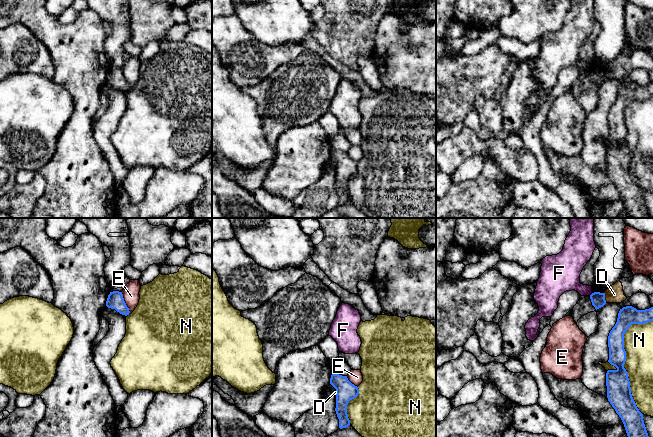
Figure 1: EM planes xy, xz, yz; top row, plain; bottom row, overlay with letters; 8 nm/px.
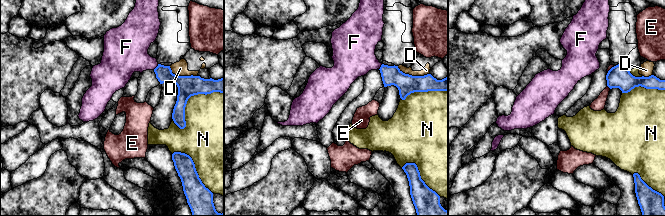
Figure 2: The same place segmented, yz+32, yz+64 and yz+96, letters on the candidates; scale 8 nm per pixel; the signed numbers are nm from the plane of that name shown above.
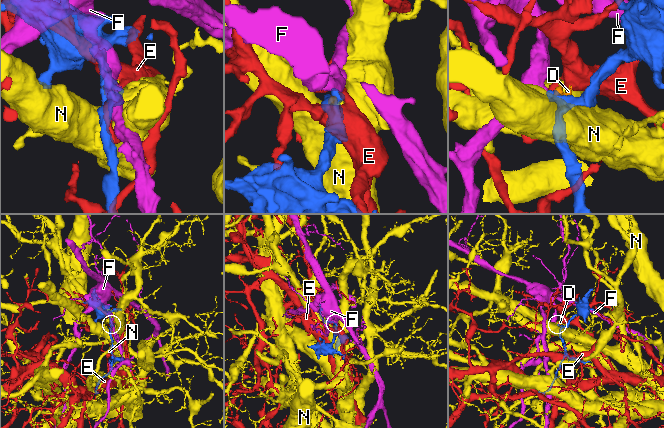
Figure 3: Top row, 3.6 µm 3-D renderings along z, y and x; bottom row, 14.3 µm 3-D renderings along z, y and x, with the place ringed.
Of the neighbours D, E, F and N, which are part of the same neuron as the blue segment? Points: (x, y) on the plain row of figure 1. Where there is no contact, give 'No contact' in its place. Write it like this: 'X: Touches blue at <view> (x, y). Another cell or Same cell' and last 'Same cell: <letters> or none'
D: Touches blue at yz (604, 73). Another cell
E: Touches blue at xy (125, 80). Another cell
F: Touches blue at yz (591, 70). Another cell
N: Touches blue at yz (625, 135). Another cell
Same cell: none

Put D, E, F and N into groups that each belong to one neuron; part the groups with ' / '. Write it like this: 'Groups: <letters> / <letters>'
Groups: D / E / F / N

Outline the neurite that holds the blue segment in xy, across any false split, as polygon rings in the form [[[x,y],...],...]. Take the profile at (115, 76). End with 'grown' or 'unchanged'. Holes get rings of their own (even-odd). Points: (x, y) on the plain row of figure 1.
[[[119,67],[110,68],[106,77],[106,82],[115,85],[117,88],[125,92],[130,89],[129,84],[124,77],[123,70]]]; unchanged

